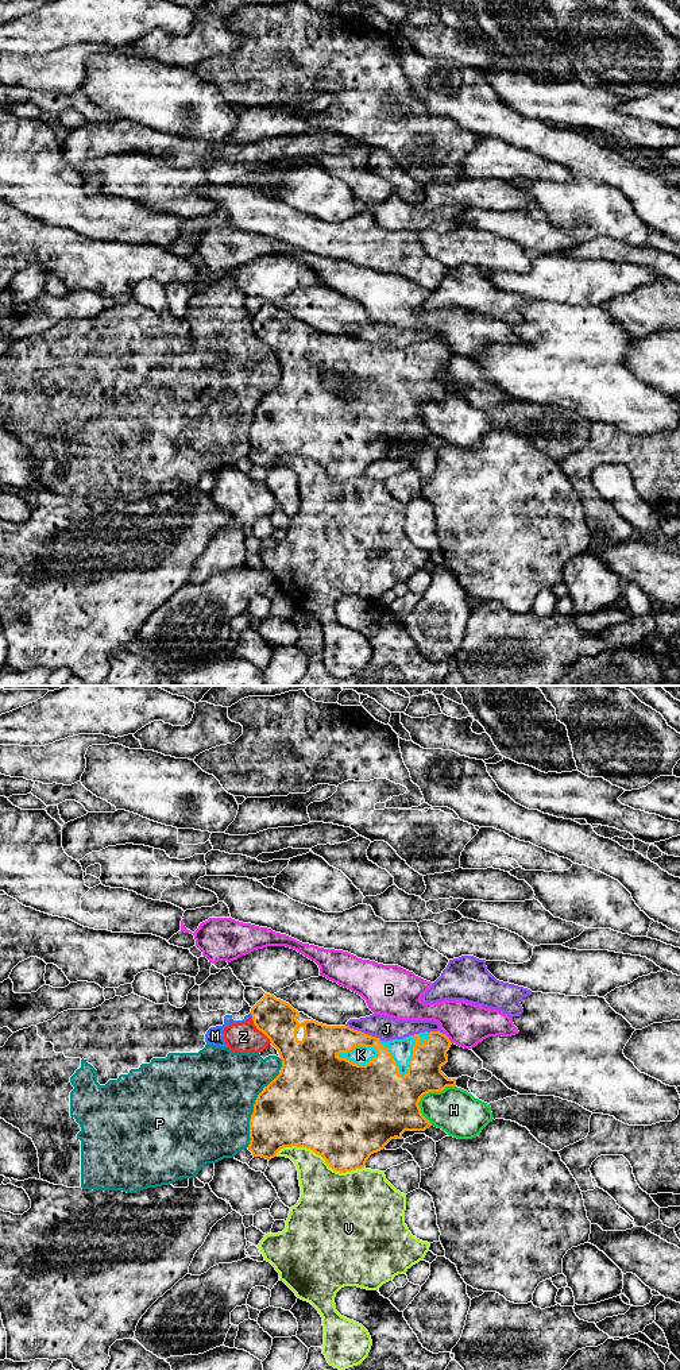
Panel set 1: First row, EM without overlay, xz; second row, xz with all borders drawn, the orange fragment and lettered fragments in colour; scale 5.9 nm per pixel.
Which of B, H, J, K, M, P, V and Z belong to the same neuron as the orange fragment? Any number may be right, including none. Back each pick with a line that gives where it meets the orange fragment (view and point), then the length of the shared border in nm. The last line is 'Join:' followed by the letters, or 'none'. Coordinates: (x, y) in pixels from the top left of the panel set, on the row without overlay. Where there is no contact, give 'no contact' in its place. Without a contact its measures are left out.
K: meets orange in xz at (356, 354); contact 260 nm long
Join: K

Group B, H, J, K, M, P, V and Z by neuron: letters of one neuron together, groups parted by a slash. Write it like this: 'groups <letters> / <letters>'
groups B / H / J / K / M P Z / V

